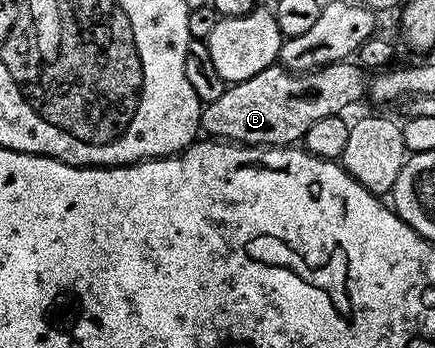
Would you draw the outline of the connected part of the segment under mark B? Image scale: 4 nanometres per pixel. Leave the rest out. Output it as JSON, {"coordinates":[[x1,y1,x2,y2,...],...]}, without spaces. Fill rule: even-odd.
{"coordinates":[[351,60,298,74,272,66,253,74,253,78,245,78,245,82,230,85,221,98,206,105,201,112,201,128,208,137,236,144,295,146,313,122,346,113,346,108,365,96,368,88,368,73]]}

